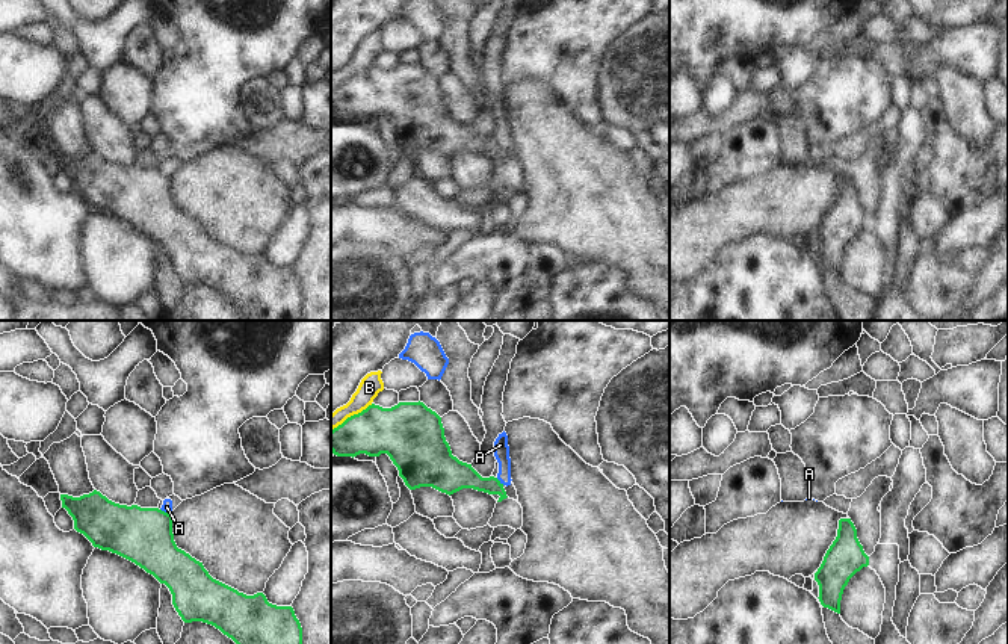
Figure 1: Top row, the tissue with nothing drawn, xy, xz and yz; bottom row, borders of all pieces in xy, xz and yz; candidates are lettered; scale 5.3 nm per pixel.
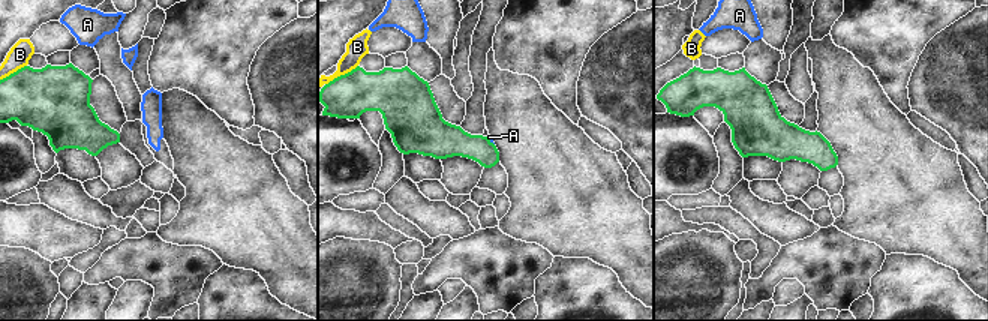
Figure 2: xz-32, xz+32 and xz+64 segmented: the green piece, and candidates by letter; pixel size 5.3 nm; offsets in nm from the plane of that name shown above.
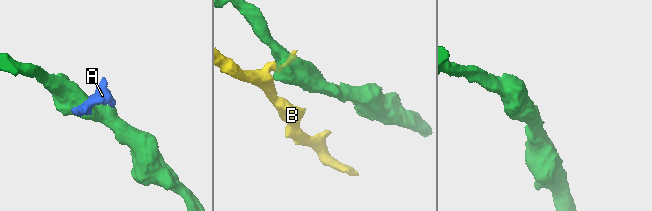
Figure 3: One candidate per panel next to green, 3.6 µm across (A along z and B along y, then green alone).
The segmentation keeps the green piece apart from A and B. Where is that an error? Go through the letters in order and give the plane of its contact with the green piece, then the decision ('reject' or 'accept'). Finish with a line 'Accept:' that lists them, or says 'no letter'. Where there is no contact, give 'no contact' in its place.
A: meets green in xz; reject
B: meets green in xz; reject
Accept: no letter

